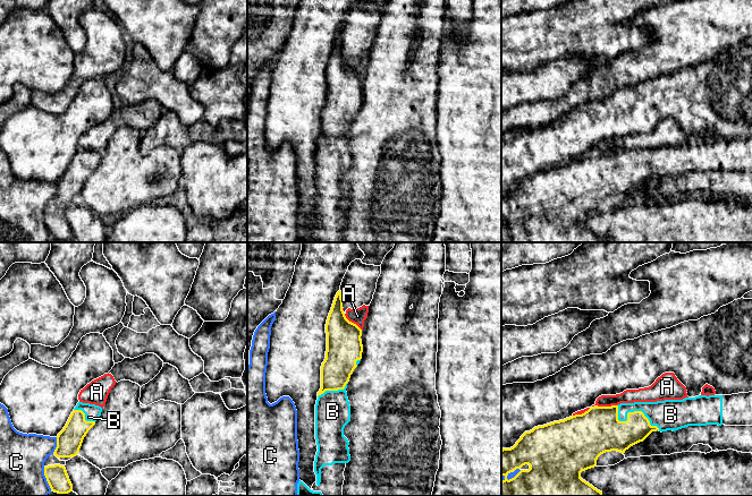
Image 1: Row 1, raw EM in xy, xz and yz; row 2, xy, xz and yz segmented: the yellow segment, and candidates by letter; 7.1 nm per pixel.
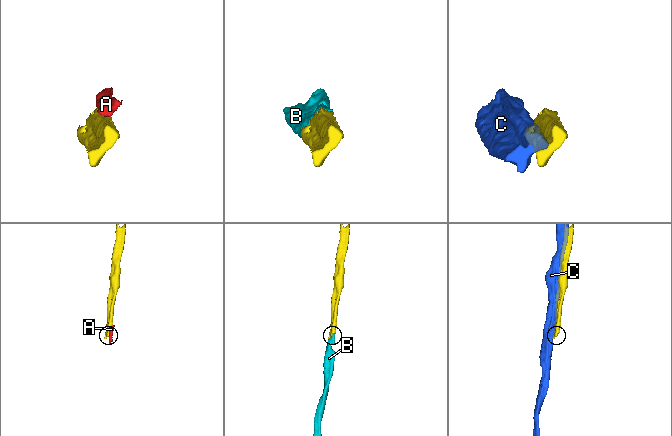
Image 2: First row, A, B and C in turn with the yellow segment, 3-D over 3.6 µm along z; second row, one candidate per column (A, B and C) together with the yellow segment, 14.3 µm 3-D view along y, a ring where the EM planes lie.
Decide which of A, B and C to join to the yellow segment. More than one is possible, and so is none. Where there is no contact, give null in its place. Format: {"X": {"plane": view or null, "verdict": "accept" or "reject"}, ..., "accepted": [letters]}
{"A": {"plane": "yz", "verdict": "reject"}, "B": {"plane": "yz", "verdict": "accept"}, "C": {"plane": "xy", "verdict": "reject"}, "accepted": ["B"]}

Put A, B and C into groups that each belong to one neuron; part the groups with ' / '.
A / B / C

